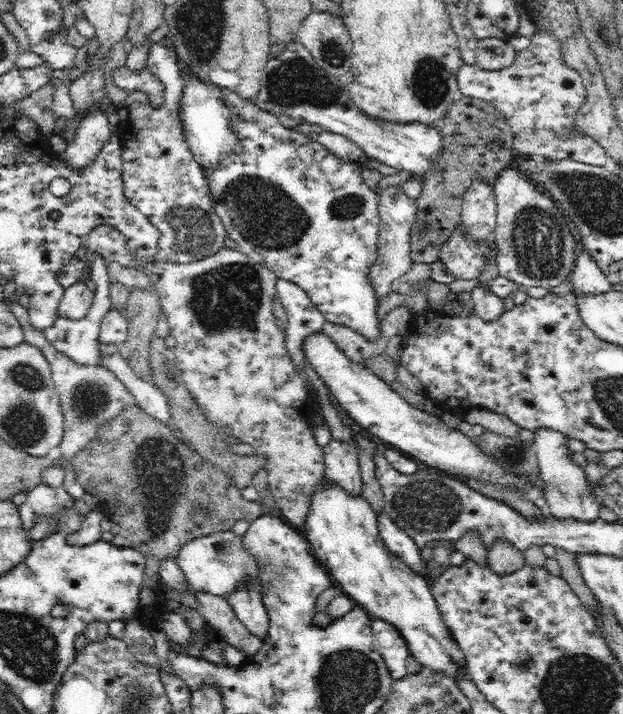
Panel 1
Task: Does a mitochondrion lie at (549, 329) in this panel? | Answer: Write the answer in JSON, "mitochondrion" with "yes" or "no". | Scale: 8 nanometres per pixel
{"mitochondrion":"no"}

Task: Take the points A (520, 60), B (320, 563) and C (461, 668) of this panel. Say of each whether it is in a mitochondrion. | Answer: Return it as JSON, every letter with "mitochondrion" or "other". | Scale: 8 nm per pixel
{"A":"other","B":"other","C":"other"}

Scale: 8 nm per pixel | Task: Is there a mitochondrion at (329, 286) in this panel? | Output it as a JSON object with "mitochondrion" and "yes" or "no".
{"mitochondrion":"no"}

